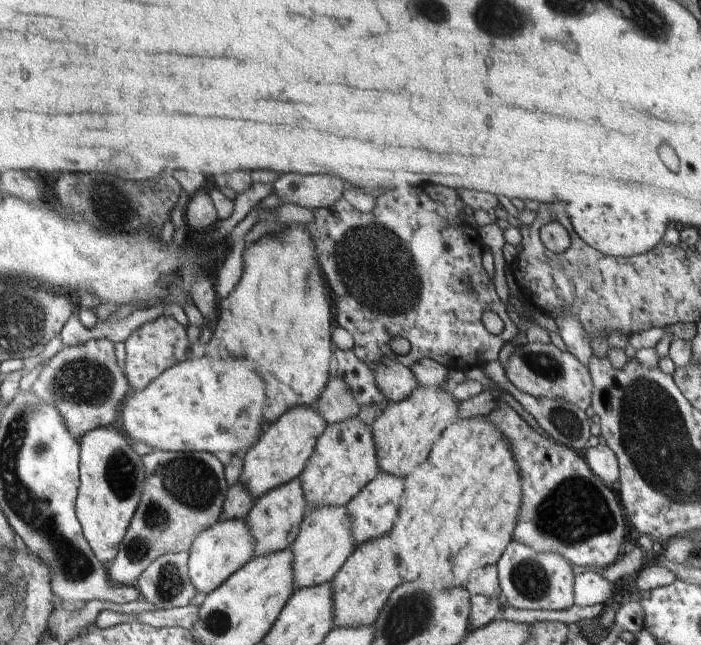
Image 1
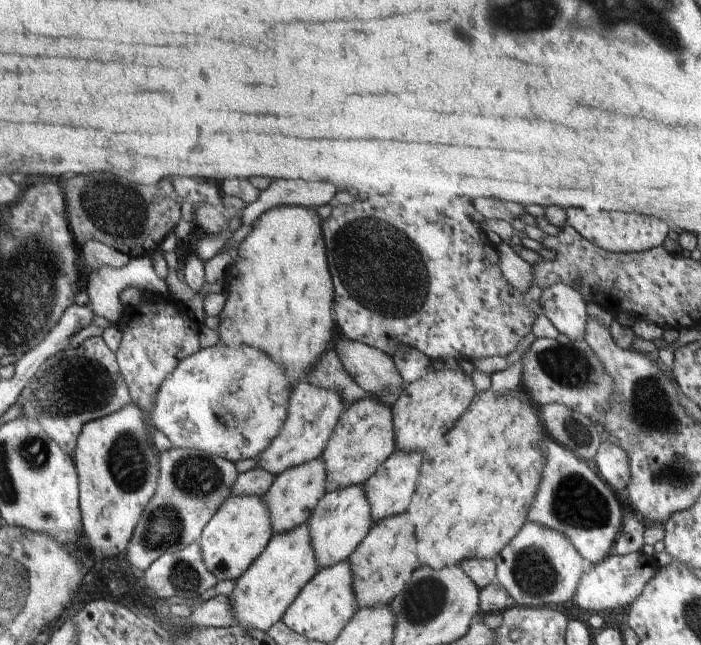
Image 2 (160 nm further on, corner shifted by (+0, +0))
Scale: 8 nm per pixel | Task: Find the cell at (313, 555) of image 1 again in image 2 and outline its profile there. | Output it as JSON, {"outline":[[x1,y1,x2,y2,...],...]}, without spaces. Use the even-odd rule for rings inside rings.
{"outline":[[365,482,343,489,329,489,317,504,308,522,320,569,332,567,333,564,348,559,372,530,374,523,372,508,365,493]]}

